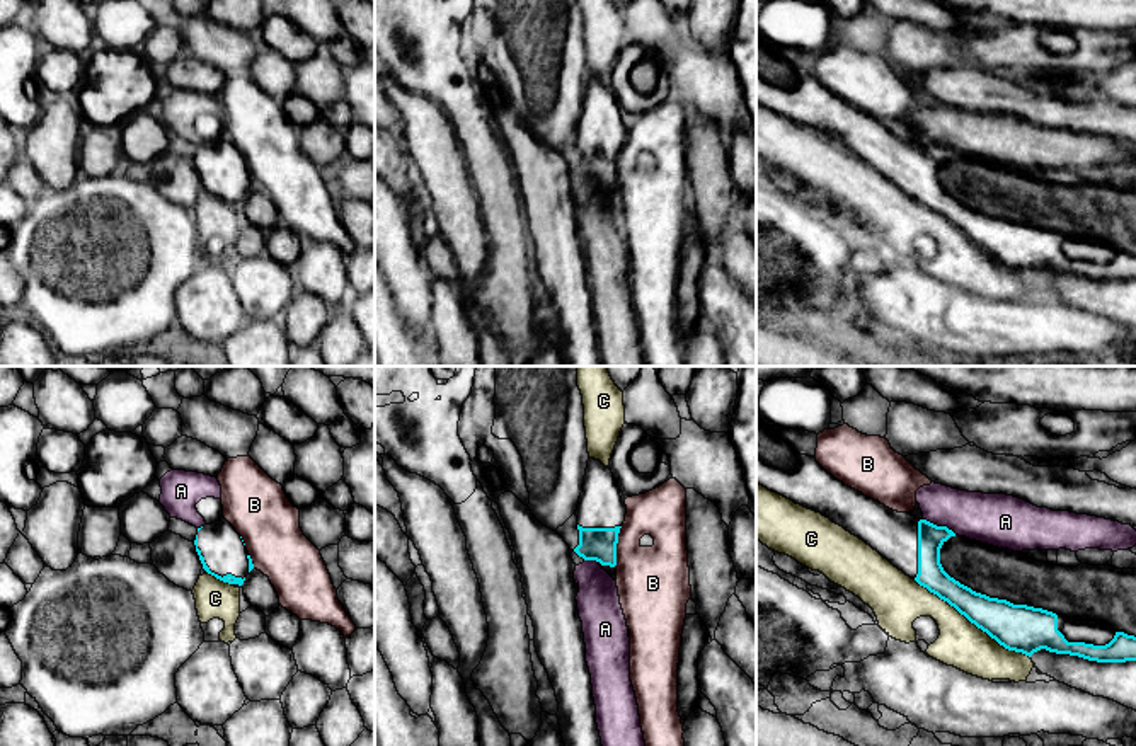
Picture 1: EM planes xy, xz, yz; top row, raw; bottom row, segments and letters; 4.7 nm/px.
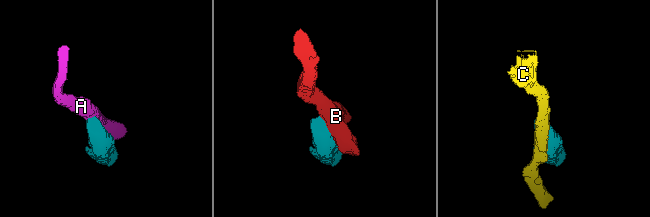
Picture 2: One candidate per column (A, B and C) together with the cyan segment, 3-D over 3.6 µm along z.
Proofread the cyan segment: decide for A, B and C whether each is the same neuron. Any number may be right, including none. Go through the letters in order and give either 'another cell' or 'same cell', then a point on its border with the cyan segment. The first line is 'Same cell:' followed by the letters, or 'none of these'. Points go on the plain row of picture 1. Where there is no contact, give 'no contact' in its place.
Same cell: none of these
A: another cell; contact yz (940, 145)
B: another cell; contact xz (615, 166)
C: another cell; contact yz (971, 241)

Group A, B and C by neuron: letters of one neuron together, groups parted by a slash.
A / B / C

